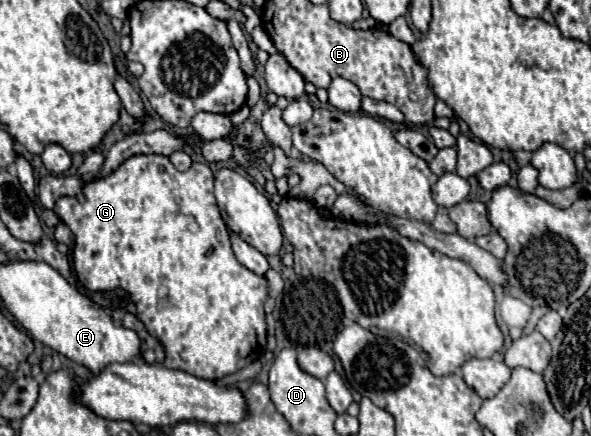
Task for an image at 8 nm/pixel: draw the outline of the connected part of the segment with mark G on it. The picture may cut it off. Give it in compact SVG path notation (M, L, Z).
M140 154L140 156L132 156L128 158L124 164L120 164L110 176L104 178L96 178L88 184L82 186L86 202L80 204L74 196L62 196L56 200L54 206L54 214L68 224L68 228L72 230L74 238L76 238L76 246L74 246L74 270L78 280L92 292L106 292L110 288L122 288L130 294L132 302L136 304L138 310L138 318L146 324L148 332L152 336L156 336L162 344L164 344L164 352L166 352L166 360L164 366L166 368L178 368L178 370L186 370L198 378L206 378L206 380L220 380L226 374L238 372L244 366L248 366L250 362L258 360L260 354L266 350L266 320L264 320L264 302L268 298L266 294L266 278L264 276L256 276L254 272L248 272L248 268L244 268L232 248L230 248L230 236L228 236L228 228L220 216L220 210L216 206L216 198L214 198L214 174L210 170L208 164L200 164L194 162L186 172L180 172L172 166L168 156L156 156L156 154Z

